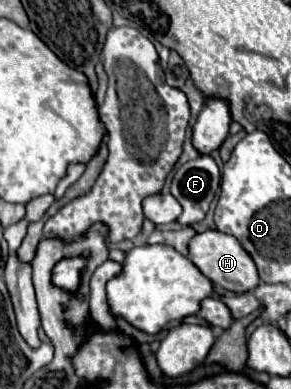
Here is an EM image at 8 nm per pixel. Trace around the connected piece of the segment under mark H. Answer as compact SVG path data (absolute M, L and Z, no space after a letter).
M208 230L208 232L196 234L190 240L190 254L188 254L188 258L198 266L198 270L206 278L212 280L214 286L220 286L224 290L242 294L242 292L252 292L260 284L254 260L240 246L240 242L234 236L230 236L230 234L222 234L218 230Z

